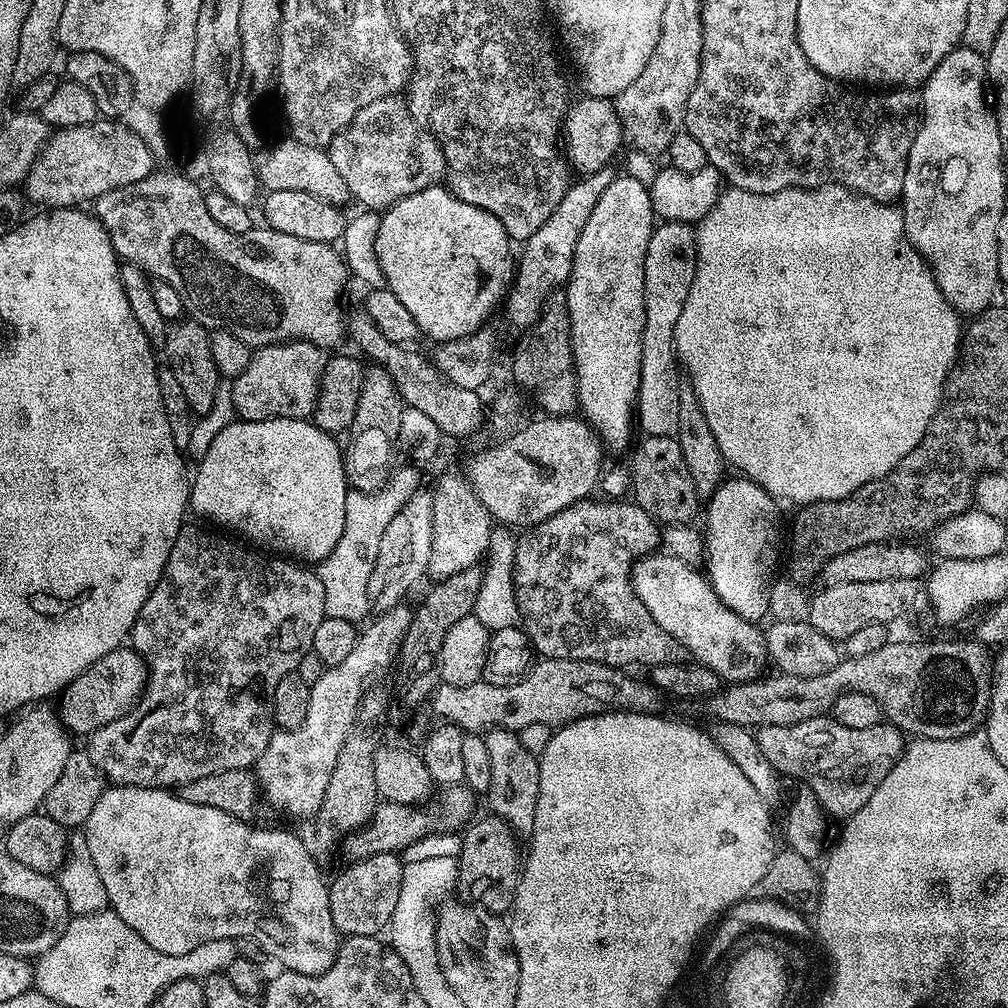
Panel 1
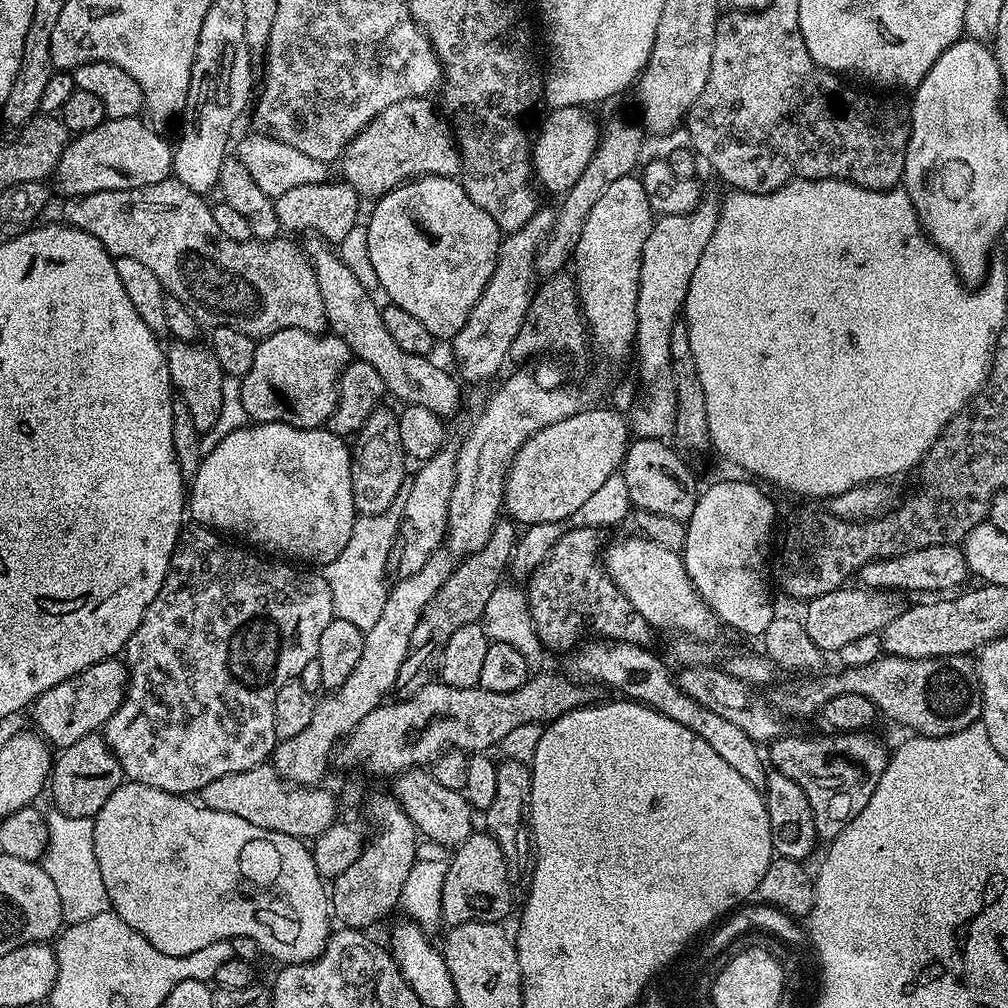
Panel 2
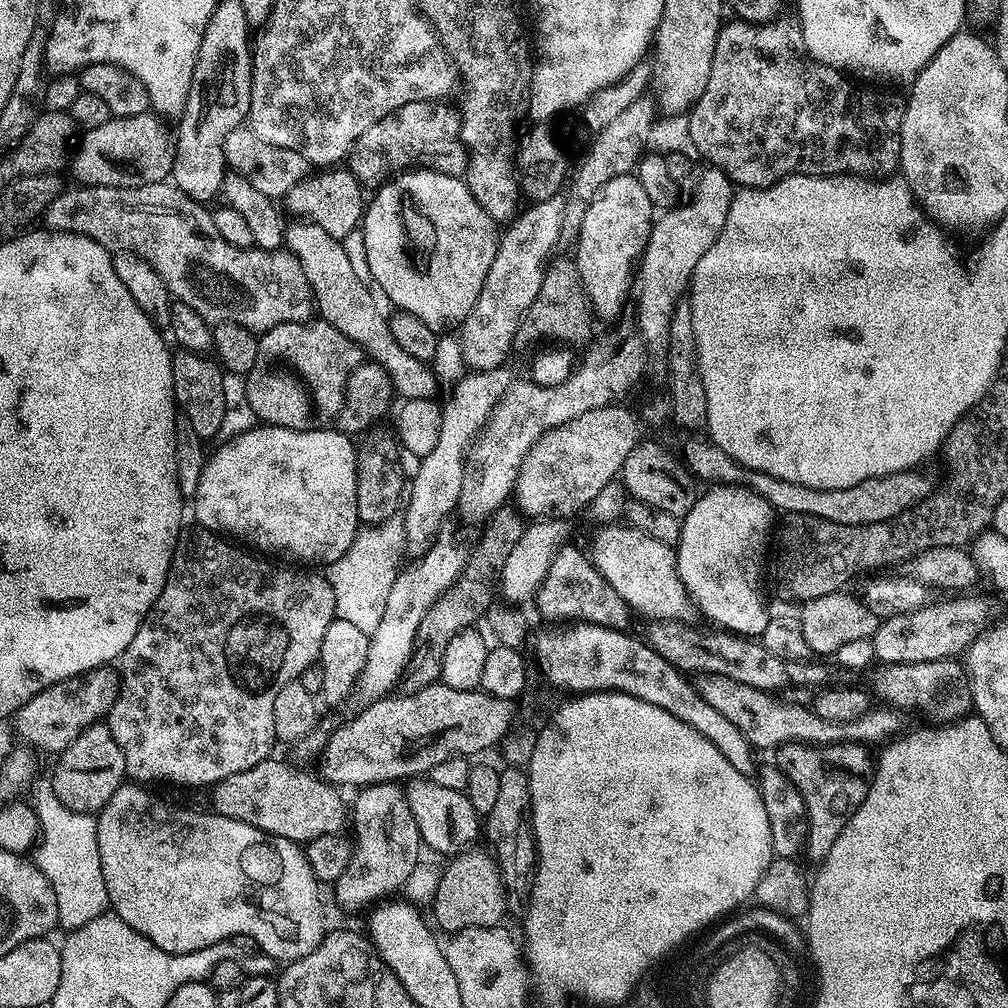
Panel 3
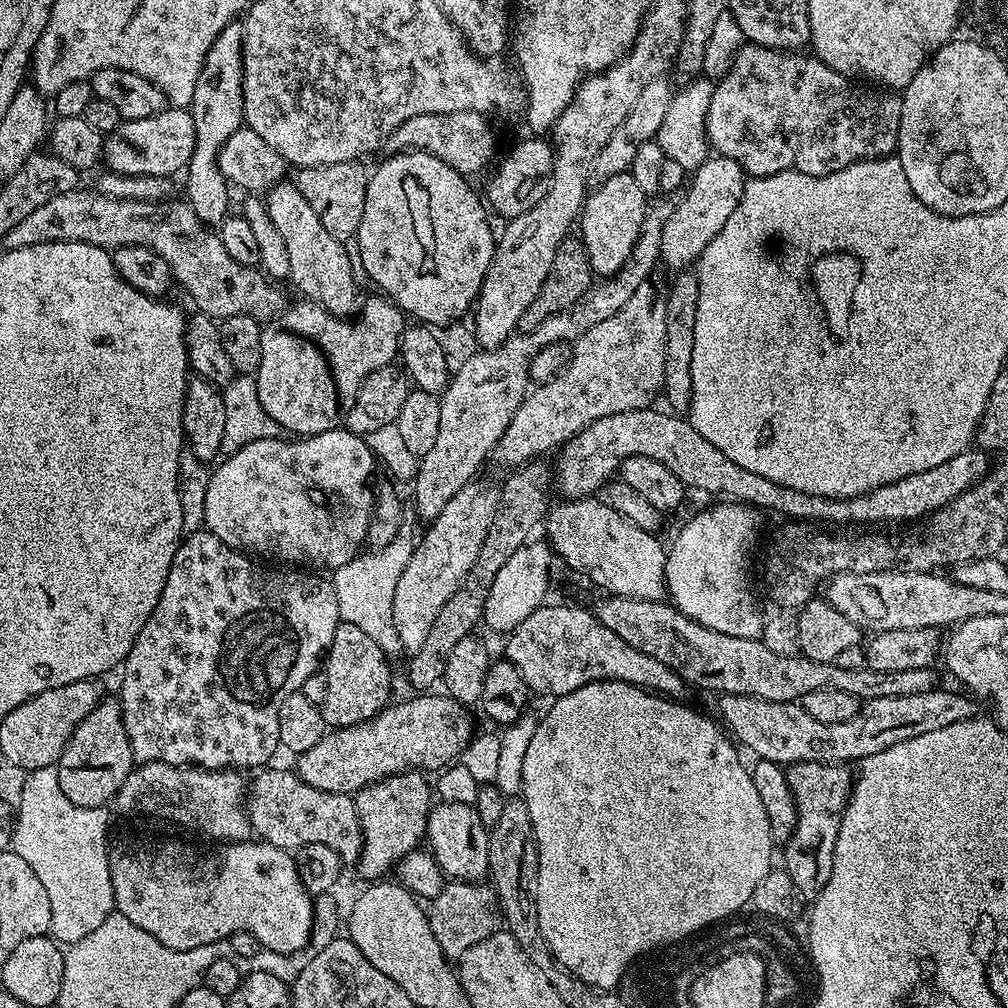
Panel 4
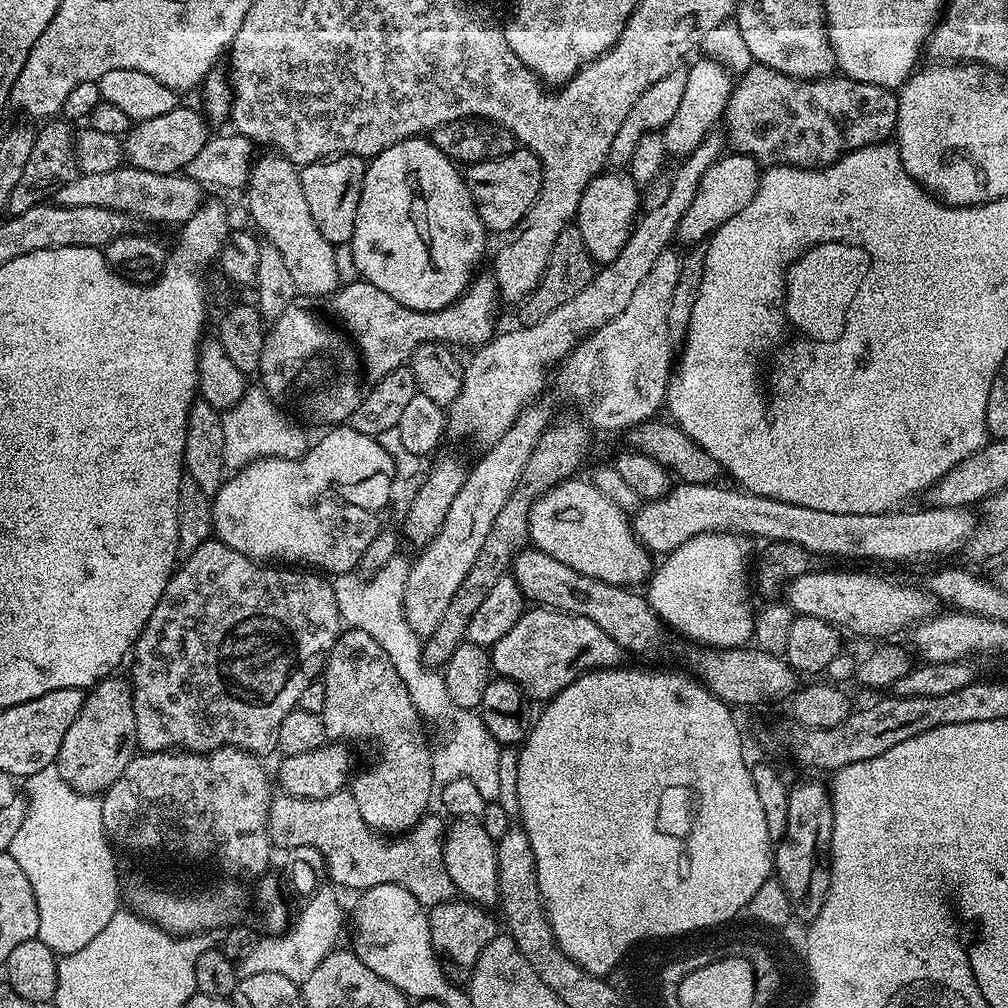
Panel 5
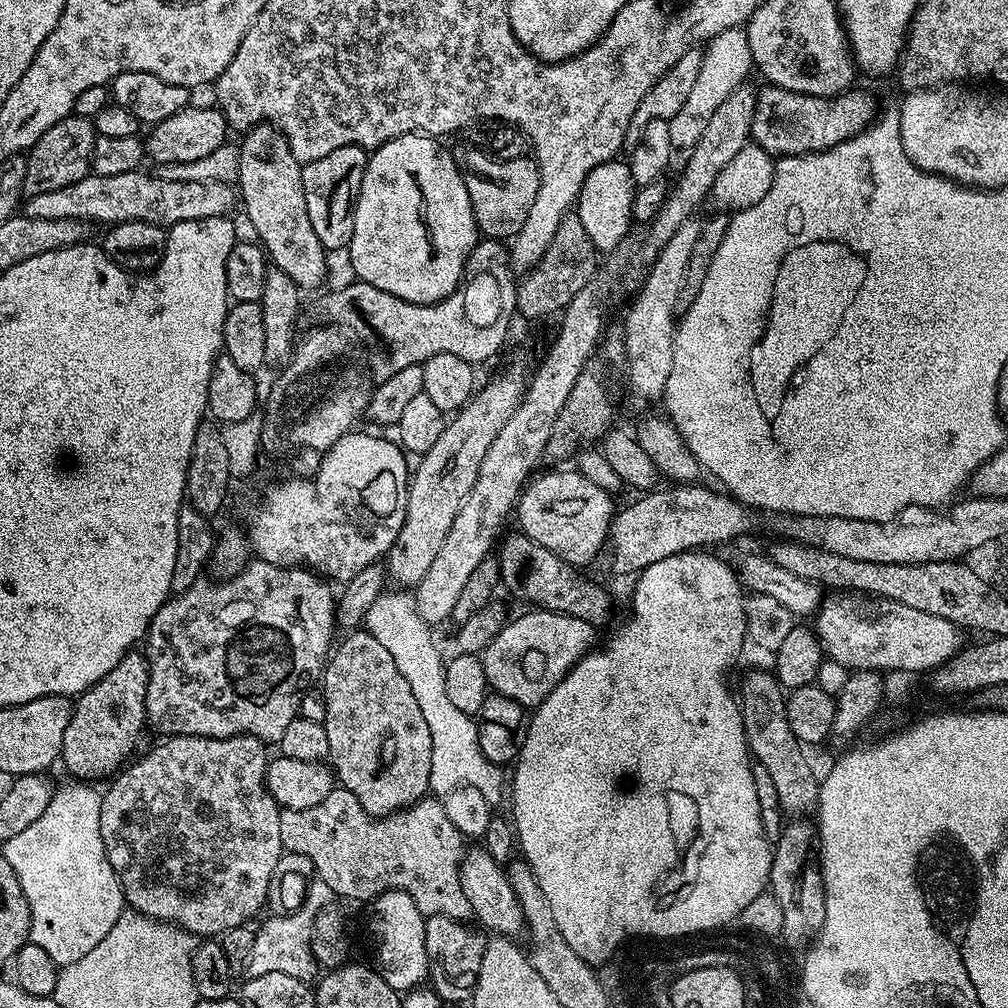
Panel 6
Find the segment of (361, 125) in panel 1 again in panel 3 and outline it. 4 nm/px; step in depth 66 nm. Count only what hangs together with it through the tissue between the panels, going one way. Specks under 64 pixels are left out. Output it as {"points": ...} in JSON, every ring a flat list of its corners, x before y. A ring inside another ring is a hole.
{"points":[[427,100,402,106,382,122,376,122,354,142,346,157,347,171,353,172,361,185,379,186,393,176,419,165,435,172,463,177,468,171,468,147,460,137,461,113,448,102]]}

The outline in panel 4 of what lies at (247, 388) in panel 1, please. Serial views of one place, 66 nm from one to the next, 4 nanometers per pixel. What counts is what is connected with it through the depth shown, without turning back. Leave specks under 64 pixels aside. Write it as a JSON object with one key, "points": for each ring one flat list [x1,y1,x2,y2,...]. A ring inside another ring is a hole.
{"points":[[379,298,372,304,372,312,364,317,348,319,335,316,322,306,311,302,299,302,291,308,285,307,275,318,263,325,262,342,265,344,262,362,254,373,257,382,258,399,266,414,278,424,281,430,296,438,326,434,326,430,341,427,342,413,347,414,354,406,354,398,362,382,380,368,389,367,397,359,400,339,406,327,405,313,387,299],[300,344,317,344,324,355,324,368,316,364,316,356]]}

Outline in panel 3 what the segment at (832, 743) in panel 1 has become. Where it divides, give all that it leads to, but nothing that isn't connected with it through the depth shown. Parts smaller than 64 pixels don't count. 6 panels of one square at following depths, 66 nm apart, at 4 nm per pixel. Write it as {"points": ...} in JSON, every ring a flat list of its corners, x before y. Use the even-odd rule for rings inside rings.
{"points":[[786,744,775,753,775,763,786,774,790,782,802,794,802,802,806,802,808,815,808,836,804,840,803,855,808,855,816,862,823,862,830,854,830,846,838,842,838,834,846,826,846,822,856,813,856,808,863,802,868,793,868,786,874,771,873,757,868,757,869,749,860,744,833,744,829,746,807,746,805,744]]}

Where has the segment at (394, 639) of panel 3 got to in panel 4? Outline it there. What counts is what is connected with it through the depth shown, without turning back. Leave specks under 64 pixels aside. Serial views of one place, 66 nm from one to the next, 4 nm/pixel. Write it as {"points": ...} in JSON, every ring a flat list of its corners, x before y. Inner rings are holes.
{"points":[[479,482,467,484,450,498,450,502,446,502,442,514,430,521,425,532,423,529,414,554,410,562,406,562,406,570,402,570,402,578,398,578,398,587,394,590,396,630,405,653,422,650,422,642,426,642,426,634,430,634,438,610,454,598,454,590,458,590,466,574,470,574,470,566,474,566,474,558,478,558,478,550,482,550,490,518,499,501,500,493,495,487]]}

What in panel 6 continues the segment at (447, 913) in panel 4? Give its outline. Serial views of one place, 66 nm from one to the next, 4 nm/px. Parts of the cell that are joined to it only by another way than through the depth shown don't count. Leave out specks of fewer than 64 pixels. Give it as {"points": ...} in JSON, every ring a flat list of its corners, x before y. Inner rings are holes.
{"points":[[430,916,425,922,425,946,429,958,427,979,448,1006,460,1004,463,1000,464,1003,471,1001,478,970,482,970,482,954,486,954,489,937,479,927,472,926,471,923,445,916]]}

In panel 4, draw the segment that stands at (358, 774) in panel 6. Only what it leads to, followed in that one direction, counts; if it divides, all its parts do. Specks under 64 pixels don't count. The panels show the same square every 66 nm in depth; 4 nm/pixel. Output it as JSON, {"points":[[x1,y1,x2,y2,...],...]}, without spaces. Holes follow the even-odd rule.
{"points":[[341,622,334,630,334,642,330,642,328,654,324,658,322,671,326,678,326,698,322,705,325,725,329,729,345,728,360,724,363,720,374,718,383,708,389,707,390,699,388,695,392,692,392,672,388,669,389,657,370,638,370,634,365,634,363,630,358,630,358,626,350,626],[420,770,399,772,384,780,366,786,355,793,356,813,364,832,364,848,356,861,355,871,360,871,364,882,376,882,387,877,406,854,421,847,428,831,428,814,434,804,434,792,425,773]]}

